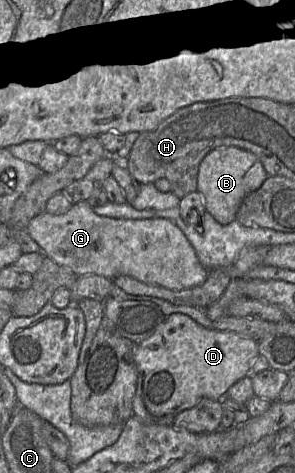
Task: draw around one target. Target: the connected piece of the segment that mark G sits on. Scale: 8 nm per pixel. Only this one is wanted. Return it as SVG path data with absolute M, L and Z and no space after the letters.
M80 201L73 204L73 206L64 214L54 215L47 211L34 217L28 224L26 232L31 236L33 240L38 243L41 248L41 252L47 257L53 259L56 263L62 266L69 267L77 276L96 274L101 275L109 279L114 279L118 276L126 275L133 277L139 281L142 281L151 285L158 285L172 290L183 290L193 288L202 285L208 276L209 270L204 267L195 252L194 247L189 242L183 231L170 219L166 218L149 218L149 219L117 219L107 216L101 216L96 214L87 201Z

